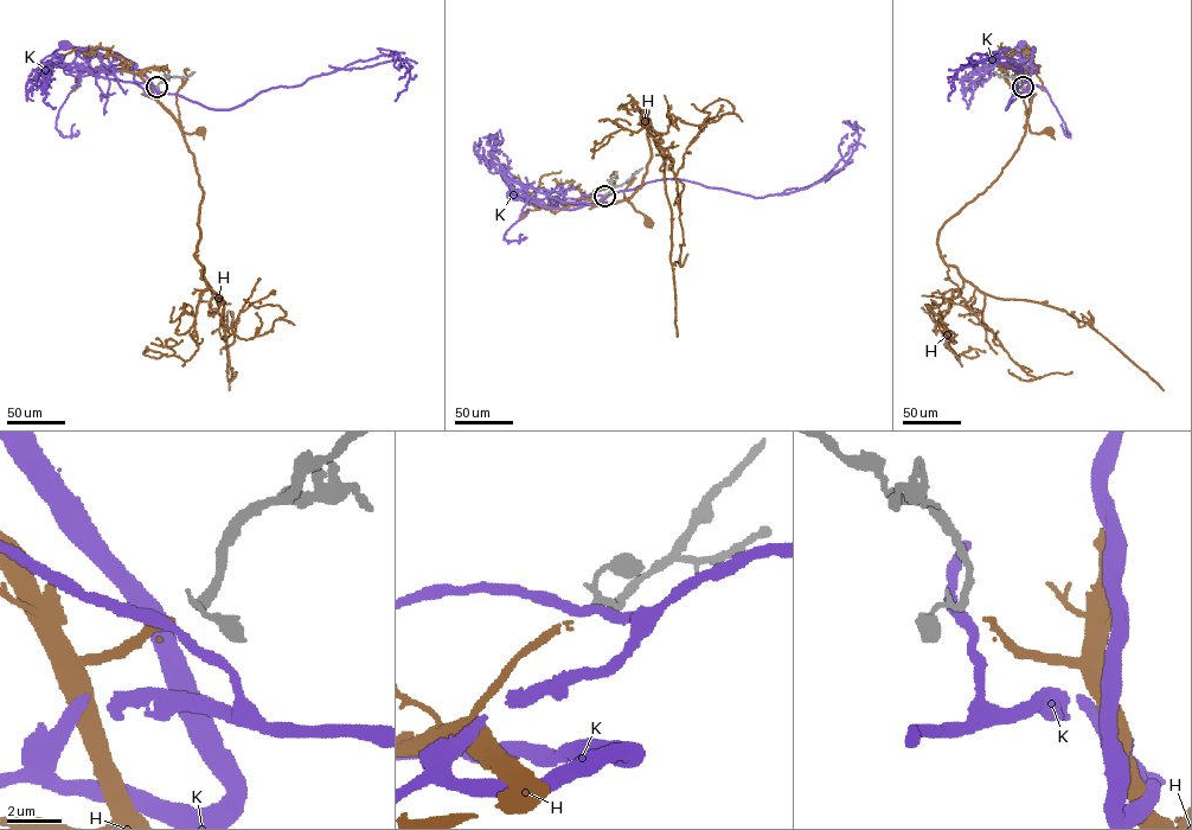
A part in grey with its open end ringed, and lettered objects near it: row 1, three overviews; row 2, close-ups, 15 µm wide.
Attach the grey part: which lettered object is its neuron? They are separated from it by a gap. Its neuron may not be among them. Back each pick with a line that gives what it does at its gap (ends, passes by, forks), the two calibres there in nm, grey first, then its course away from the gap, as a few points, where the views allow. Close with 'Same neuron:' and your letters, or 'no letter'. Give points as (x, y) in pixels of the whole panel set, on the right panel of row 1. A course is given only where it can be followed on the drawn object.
H: it passes by; calibres 280 and 110 nm; course (1023, 88), (1031, 100), (1026, 119), (1030, 131), (1037, 134), (1048, 131)
Same neuron: H

